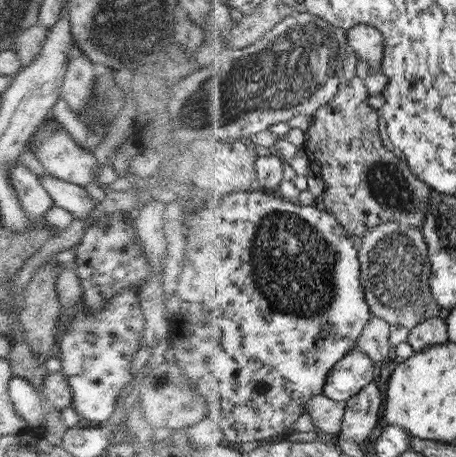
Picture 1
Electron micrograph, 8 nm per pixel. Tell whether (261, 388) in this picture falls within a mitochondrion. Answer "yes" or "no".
no

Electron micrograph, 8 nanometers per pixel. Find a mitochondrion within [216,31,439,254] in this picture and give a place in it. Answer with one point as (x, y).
(383, 182)

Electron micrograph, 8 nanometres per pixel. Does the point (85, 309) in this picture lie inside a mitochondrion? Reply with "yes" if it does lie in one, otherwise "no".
no

